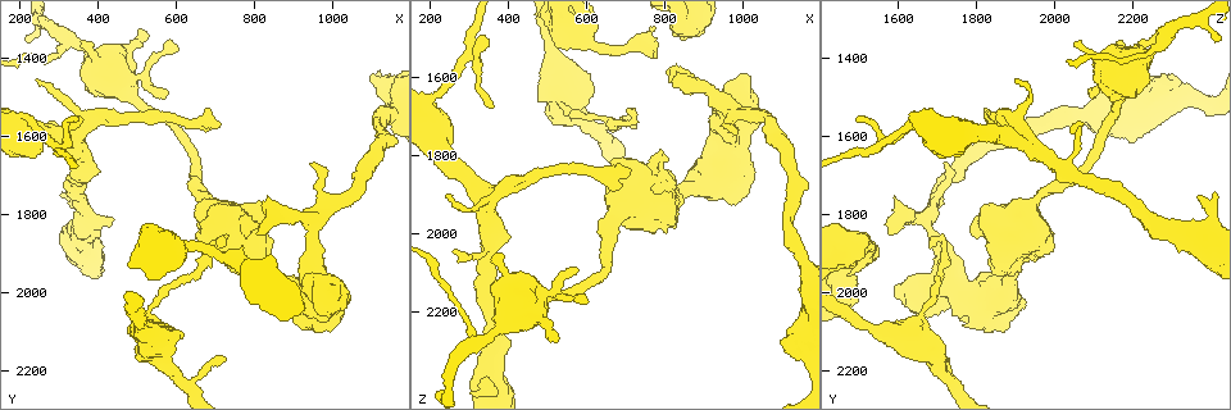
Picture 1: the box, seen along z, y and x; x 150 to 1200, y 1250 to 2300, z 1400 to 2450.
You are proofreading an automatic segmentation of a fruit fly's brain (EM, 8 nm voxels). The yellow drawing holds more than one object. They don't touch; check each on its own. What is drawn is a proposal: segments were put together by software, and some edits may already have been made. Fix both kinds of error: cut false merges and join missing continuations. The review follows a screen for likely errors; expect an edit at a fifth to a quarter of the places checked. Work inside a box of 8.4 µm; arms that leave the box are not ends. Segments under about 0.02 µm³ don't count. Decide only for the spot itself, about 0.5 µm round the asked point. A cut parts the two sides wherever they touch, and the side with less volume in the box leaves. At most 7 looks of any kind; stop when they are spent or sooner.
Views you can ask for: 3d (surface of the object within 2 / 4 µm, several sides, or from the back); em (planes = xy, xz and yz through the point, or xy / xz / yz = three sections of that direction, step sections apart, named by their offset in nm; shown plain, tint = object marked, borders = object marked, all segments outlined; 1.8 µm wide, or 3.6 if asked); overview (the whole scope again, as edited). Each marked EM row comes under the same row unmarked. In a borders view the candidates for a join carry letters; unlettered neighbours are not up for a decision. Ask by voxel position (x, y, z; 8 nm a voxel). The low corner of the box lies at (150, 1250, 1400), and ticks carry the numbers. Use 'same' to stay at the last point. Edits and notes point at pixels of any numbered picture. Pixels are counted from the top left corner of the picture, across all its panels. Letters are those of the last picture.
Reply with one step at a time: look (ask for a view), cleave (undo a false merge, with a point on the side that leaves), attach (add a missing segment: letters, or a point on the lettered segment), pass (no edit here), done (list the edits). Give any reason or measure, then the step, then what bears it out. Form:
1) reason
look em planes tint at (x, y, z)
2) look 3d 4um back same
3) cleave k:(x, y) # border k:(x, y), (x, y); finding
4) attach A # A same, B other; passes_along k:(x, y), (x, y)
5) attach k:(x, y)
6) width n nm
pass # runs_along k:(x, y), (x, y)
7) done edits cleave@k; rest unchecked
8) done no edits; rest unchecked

branch point
look 3d 4um back at (290, 1625, 1540)

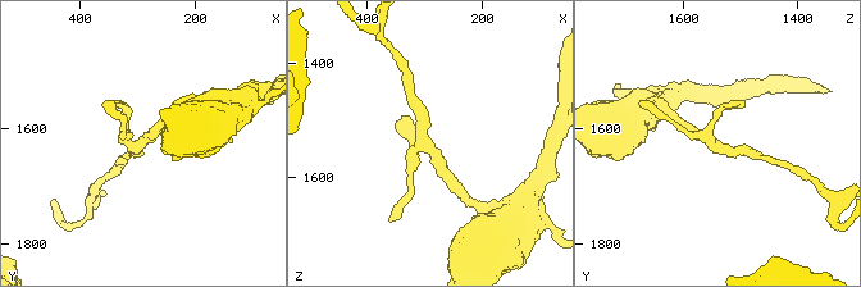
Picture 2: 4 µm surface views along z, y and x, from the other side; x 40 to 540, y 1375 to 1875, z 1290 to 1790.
look em yz step 8 tint at (295, 1625, 1545)

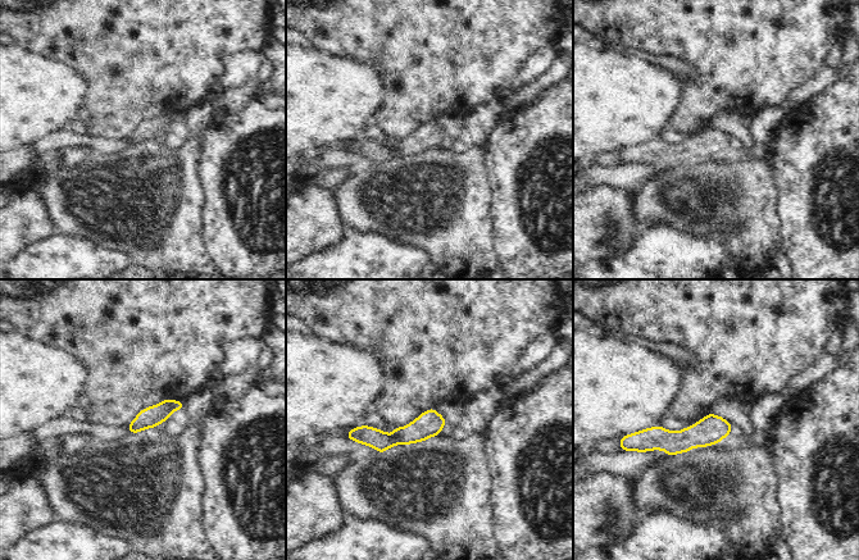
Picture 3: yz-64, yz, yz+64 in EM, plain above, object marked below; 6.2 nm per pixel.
look em planes borders same

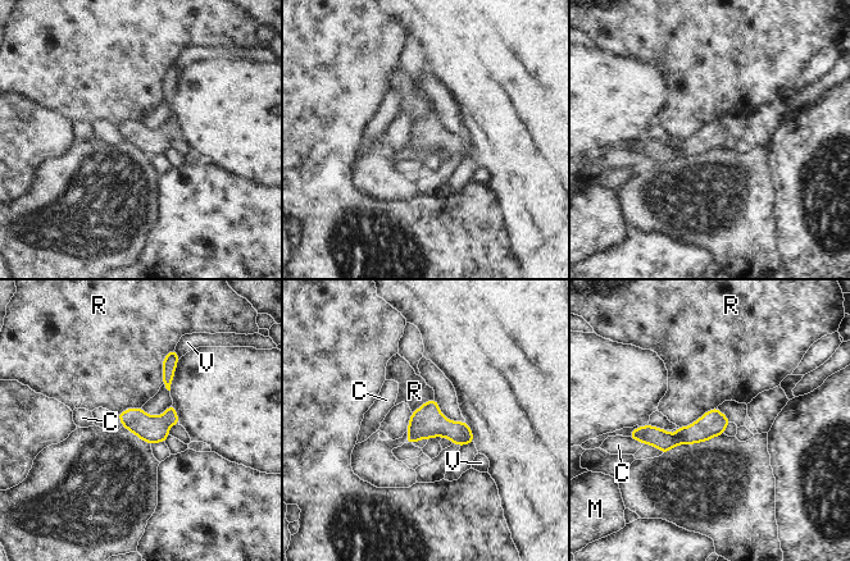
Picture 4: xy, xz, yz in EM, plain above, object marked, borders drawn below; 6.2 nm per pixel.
pass # C other, M other, R other, V other; border 4:(717, 406), (690, 424), (678, 427); all the same cell

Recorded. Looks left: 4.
three arms meet
look em planes borders at (335, 1375, 2265)

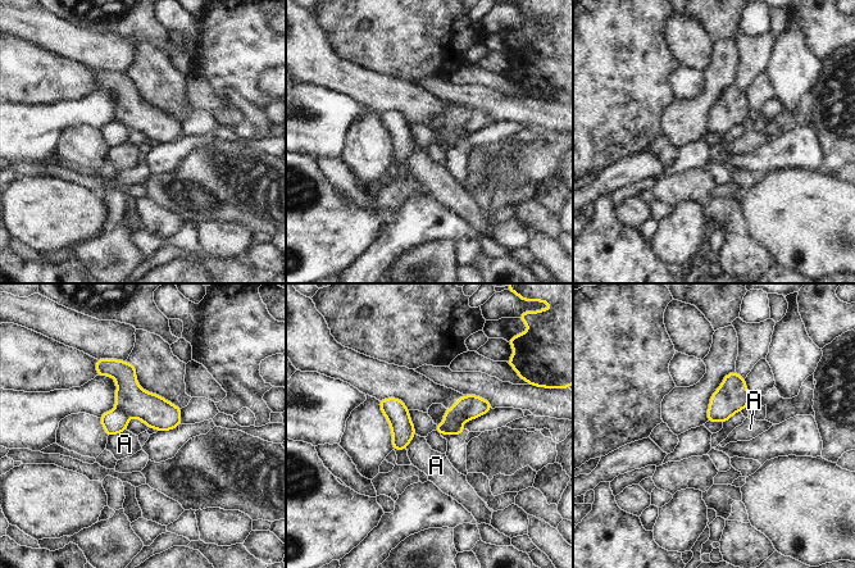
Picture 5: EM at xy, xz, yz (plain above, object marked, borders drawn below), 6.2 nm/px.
width 130 nm
cleave 5:(113, 421) # A other; border 5:(114, 409), (128, 417); two cells meet here

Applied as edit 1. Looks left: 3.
tapers out
look 3d 2um at (250, 1460, 1895)

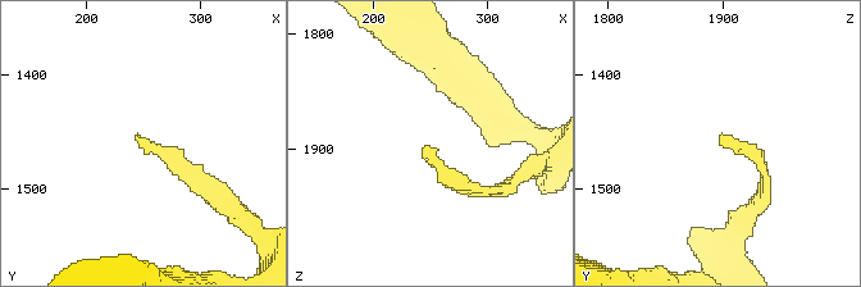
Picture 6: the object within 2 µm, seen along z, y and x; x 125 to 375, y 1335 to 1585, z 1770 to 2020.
shape alone is not enough
look em xz step 8 borders at (252, 1454, 1894)

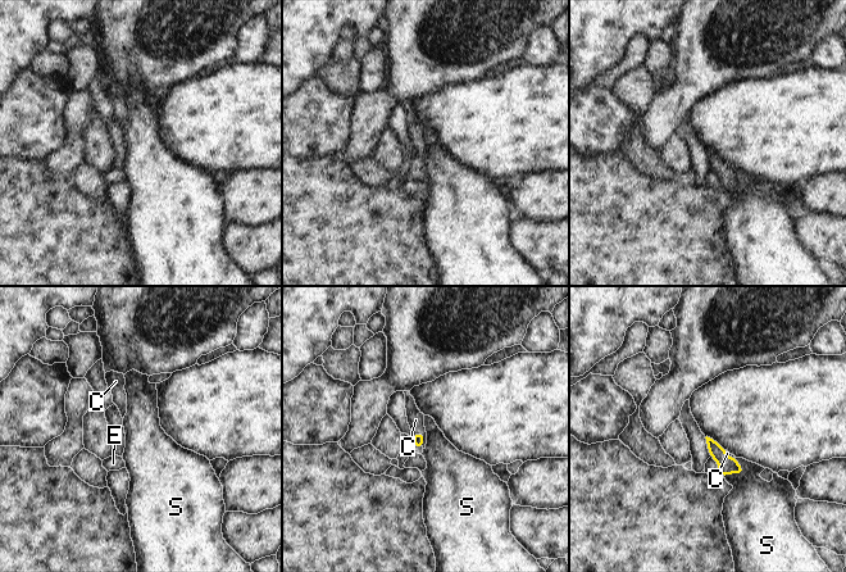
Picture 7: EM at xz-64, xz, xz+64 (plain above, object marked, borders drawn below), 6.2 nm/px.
another direction
look em planes borders same

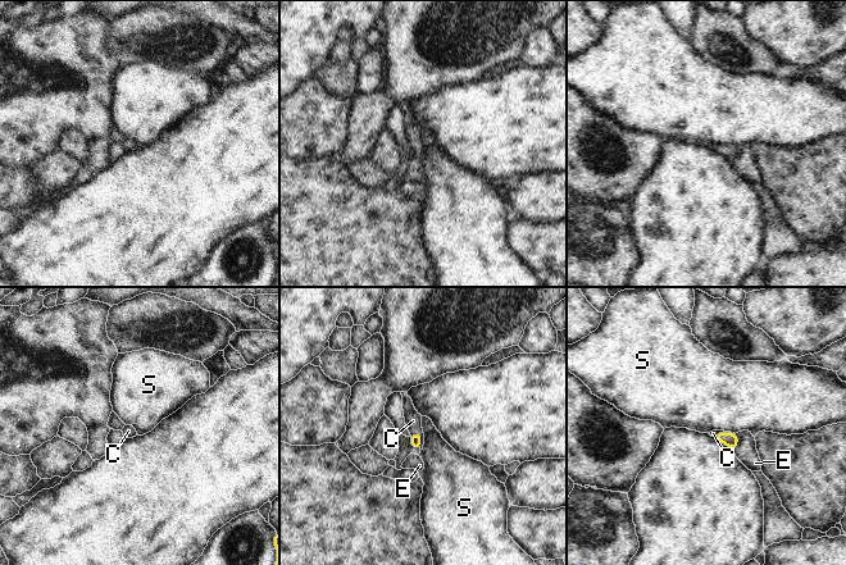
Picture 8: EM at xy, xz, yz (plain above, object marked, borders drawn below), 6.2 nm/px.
longest_contact C 110 nm
attach C # C same, E other, S other; passes_along 8:(415, 438), (421, 438), (413, 420); it goes on there

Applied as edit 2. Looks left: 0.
done edits cleave@5, attach@8; rest unchecked

